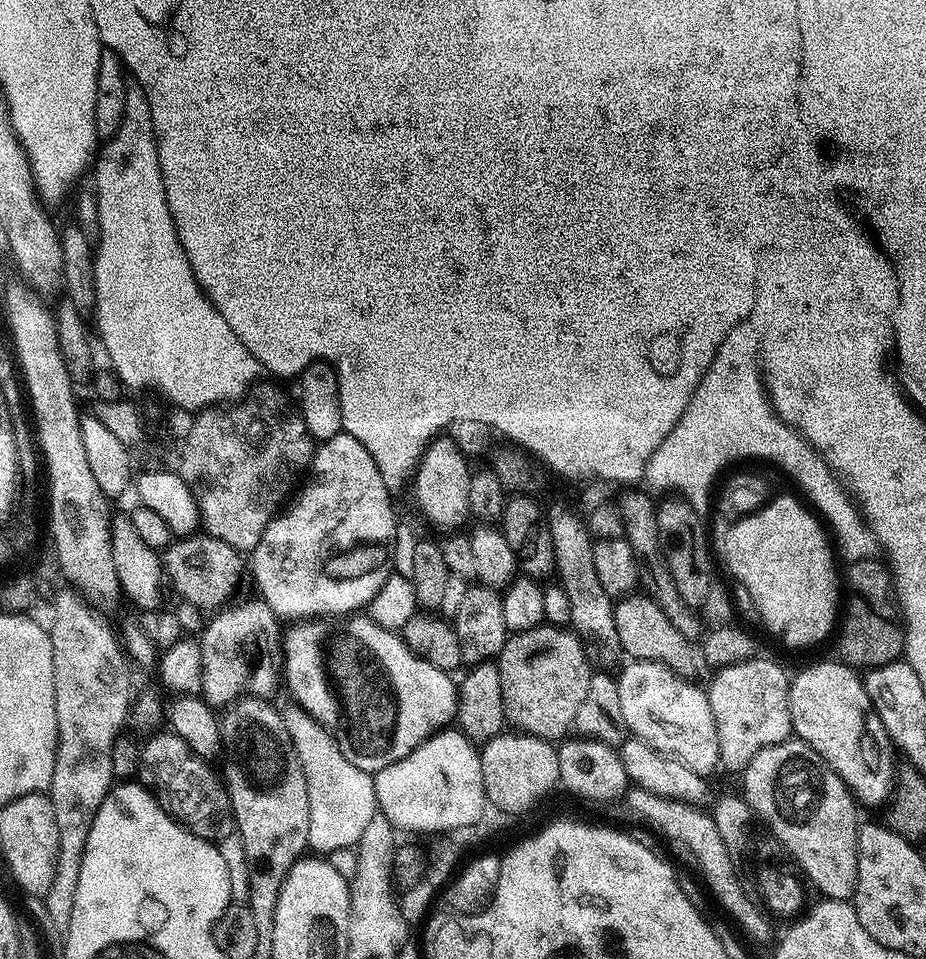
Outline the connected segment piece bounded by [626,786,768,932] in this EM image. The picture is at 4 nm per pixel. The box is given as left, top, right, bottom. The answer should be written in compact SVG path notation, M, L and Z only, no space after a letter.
M629 787L626 793L628 808L636 816L641 816L650 827L656 832L661 832L668 840L673 840L676 844L681 844L684 848L692 851L694 859L700 863L700 868L704 871L704 880L708 883L708 888L712 891L712 896L745 928L748 932L764 932L768 924L764 921L765 913L761 905L756 905L748 897L748 892L744 889L741 873L734 870L734 862L730 862L730 850L726 850L726 842L722 842L722 834L718 834L718 826L714 818L703 807L687 804L685 800L675 800L674 798L656 794L646 788Z

